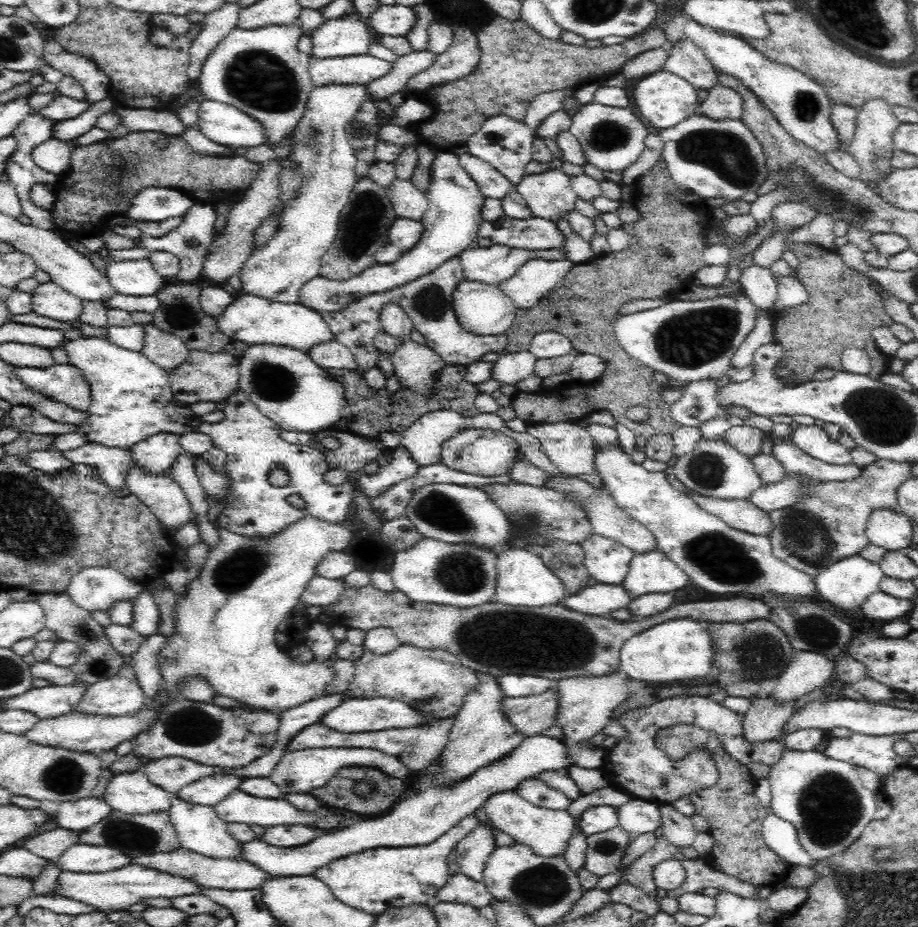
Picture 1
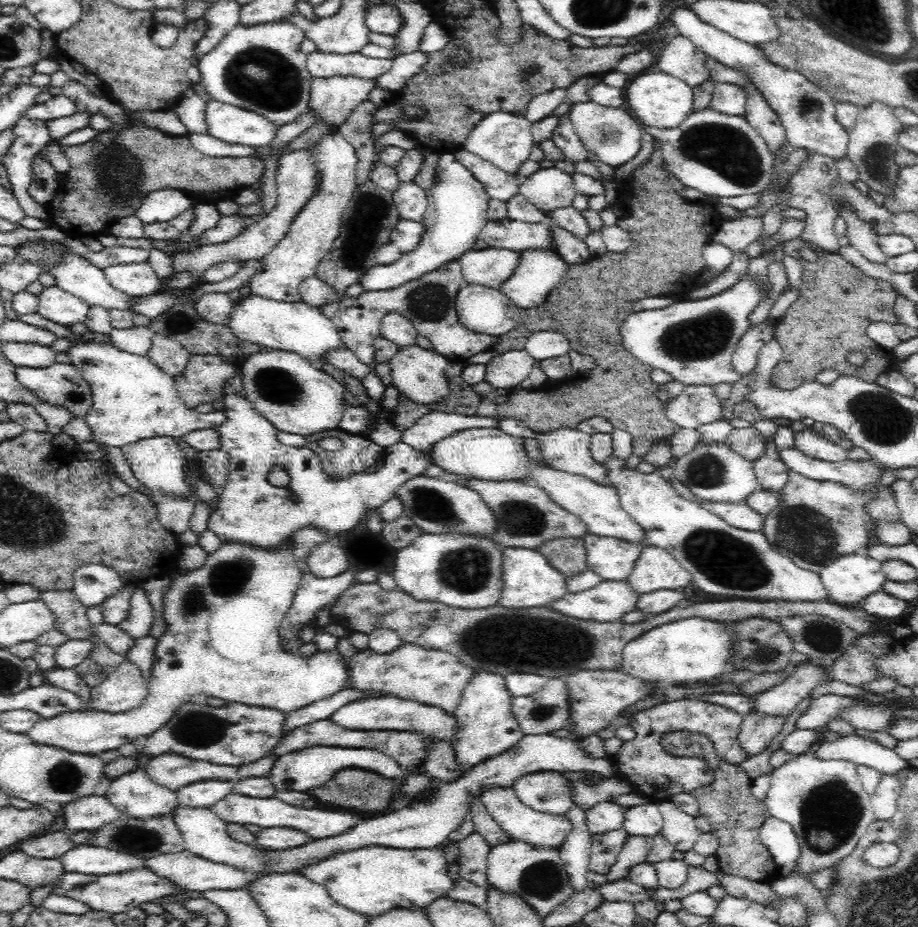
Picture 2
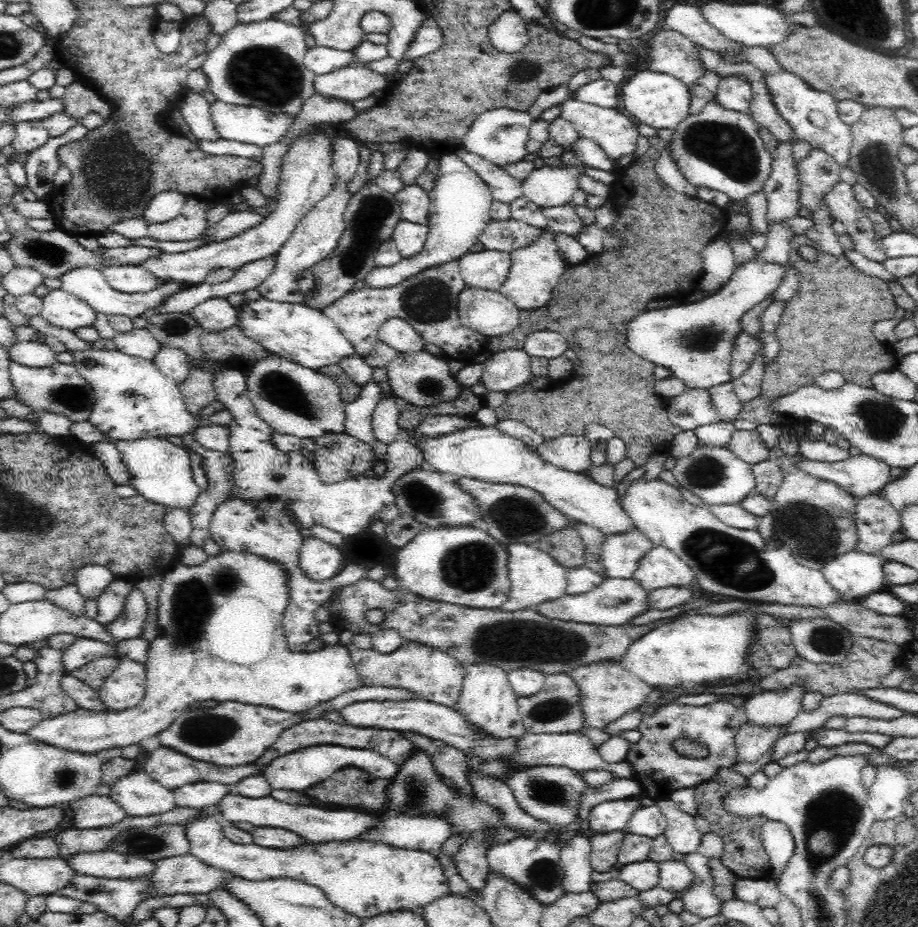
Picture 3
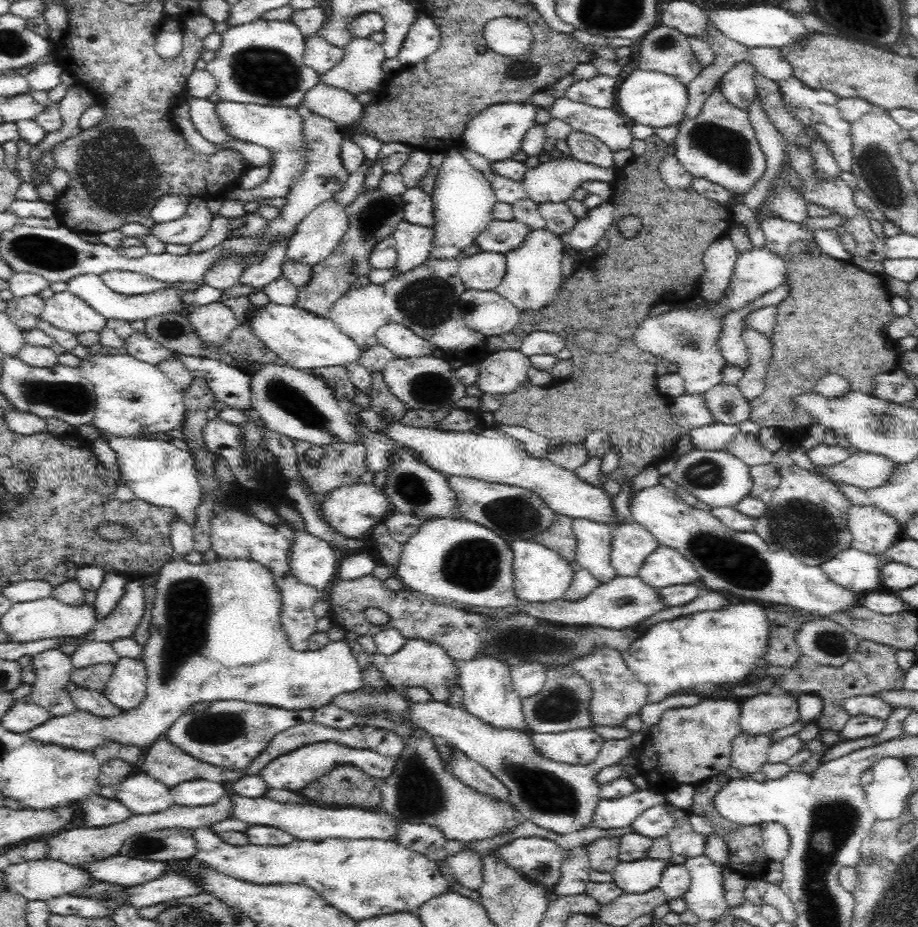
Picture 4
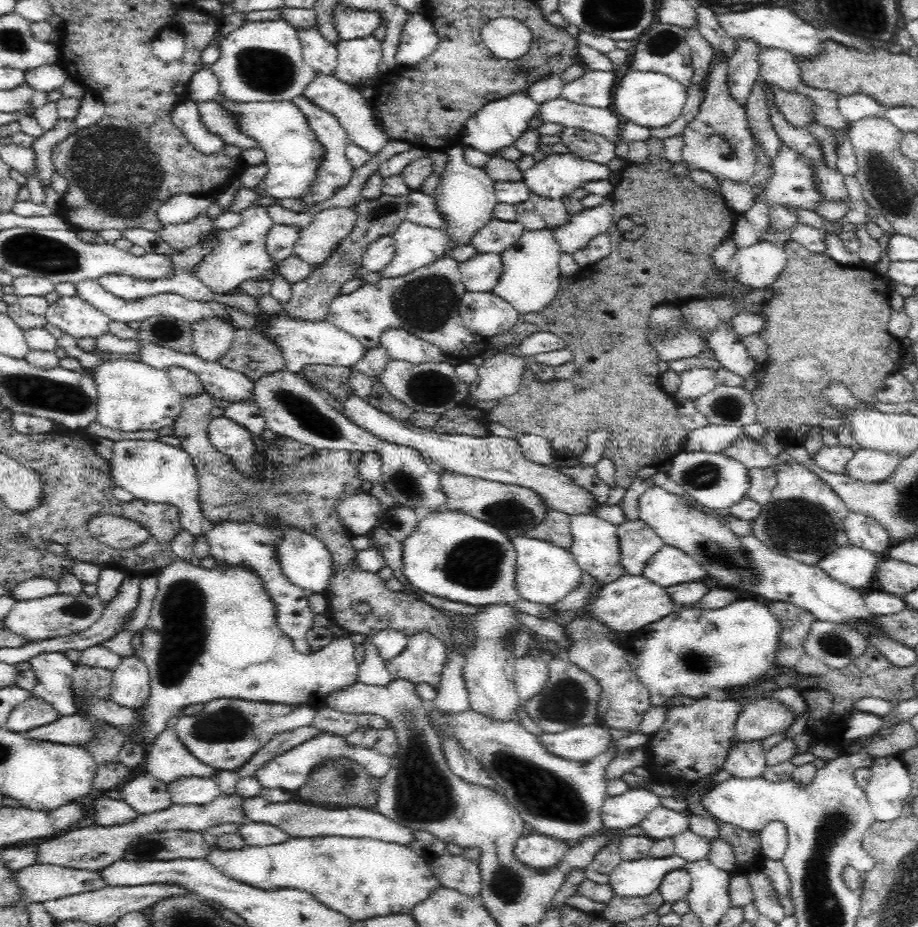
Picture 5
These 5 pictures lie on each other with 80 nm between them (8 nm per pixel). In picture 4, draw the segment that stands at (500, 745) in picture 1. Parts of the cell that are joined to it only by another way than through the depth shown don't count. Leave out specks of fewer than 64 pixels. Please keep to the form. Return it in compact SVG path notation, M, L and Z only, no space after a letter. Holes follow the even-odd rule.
M487 653L476 654L472 660L459 664L459 683L464 691L463 709L472 716L494 728L518 728L525 731L527 724L520 695L513 687L511 665Z

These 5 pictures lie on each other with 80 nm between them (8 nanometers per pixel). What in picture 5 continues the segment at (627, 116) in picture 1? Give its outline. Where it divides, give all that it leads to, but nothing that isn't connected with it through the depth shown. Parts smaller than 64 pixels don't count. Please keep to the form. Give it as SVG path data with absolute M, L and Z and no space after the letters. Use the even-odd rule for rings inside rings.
M561 96L538 106L534 122L553 122L600 134L614 143L620 120L607 108L594 108L570 102Z

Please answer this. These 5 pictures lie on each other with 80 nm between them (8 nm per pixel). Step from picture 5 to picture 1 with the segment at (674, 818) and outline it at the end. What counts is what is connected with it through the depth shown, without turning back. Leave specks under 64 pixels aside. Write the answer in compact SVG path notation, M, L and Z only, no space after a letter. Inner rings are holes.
M632 798L617 808L619 825L631 835L654 833L661 826L659 803Z

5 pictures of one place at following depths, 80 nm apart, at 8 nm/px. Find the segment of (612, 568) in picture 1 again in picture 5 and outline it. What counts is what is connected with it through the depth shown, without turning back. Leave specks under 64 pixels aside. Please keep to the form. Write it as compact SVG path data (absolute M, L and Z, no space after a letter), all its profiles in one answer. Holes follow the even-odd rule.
M642 520L622 522L618 525L618 539L626 575L643 575L648 560L665 546L664 541Z

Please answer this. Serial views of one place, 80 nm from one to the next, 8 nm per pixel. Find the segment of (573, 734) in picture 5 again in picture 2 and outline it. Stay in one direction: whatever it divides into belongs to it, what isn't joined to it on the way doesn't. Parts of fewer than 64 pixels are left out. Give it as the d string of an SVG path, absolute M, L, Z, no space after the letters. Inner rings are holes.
M526 734L514 746L509 747L506 752L496 754L482 762L470 766L466 776L451 783L437 784L435 797L427 801L418 801L413 805L405 805L402 809L381 815L372 820L362 820L358 826L340 836L330 838L314 839L301 847L285 851L269 851L262 849L261 852L267 856L269 868L274 873L294 873L294 870L316 864L318 860L344 850L356 850L362 846L386 846L388 848L400 849L435 849L442 846L444 842L452 838L452 832L464 821L464 816L469 811L472 798L479 796L484 786L510 786L514 781L526 774L543 771L566 772L592 772L601 774L605 779L621 777L622 772L616 768L613 760L604 757L592 757L582 747L578 746L578 738L572 736L557 737L548 734Z

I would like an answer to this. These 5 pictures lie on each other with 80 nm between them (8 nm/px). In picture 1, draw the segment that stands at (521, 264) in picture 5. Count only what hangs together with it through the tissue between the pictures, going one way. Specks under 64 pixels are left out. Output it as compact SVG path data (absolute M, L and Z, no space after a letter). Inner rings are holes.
M542 257L531 258L525 262L508 280L499 284L499 290L502 290L518 308L532 308L544 300L545 295L555 288L574 266L574 263L568 259L549 260Z

